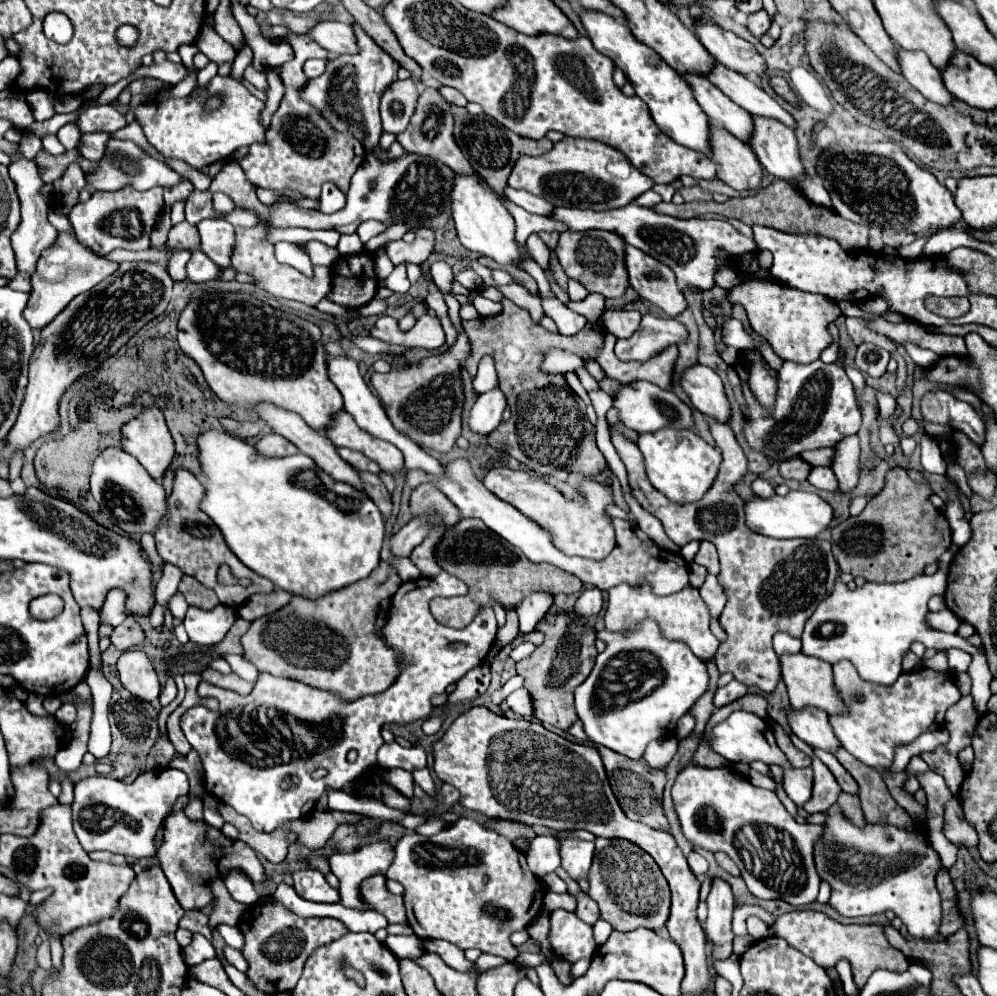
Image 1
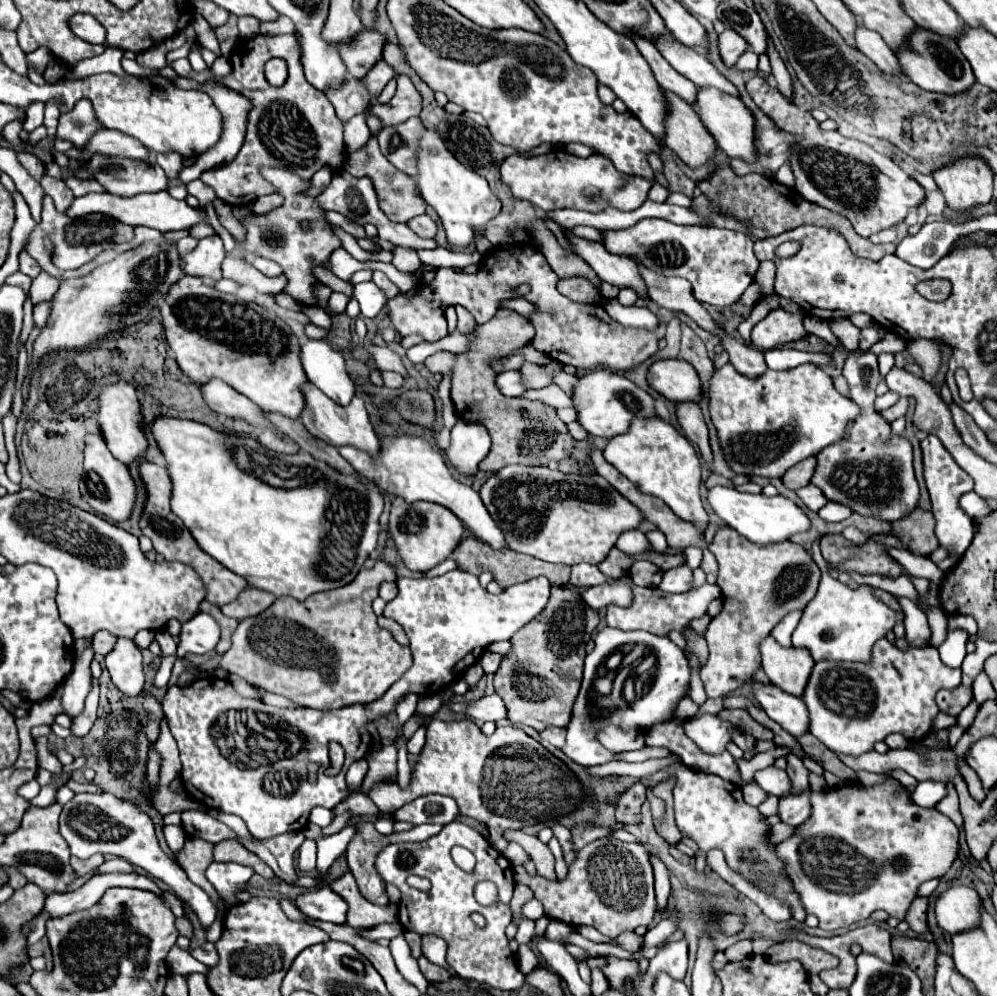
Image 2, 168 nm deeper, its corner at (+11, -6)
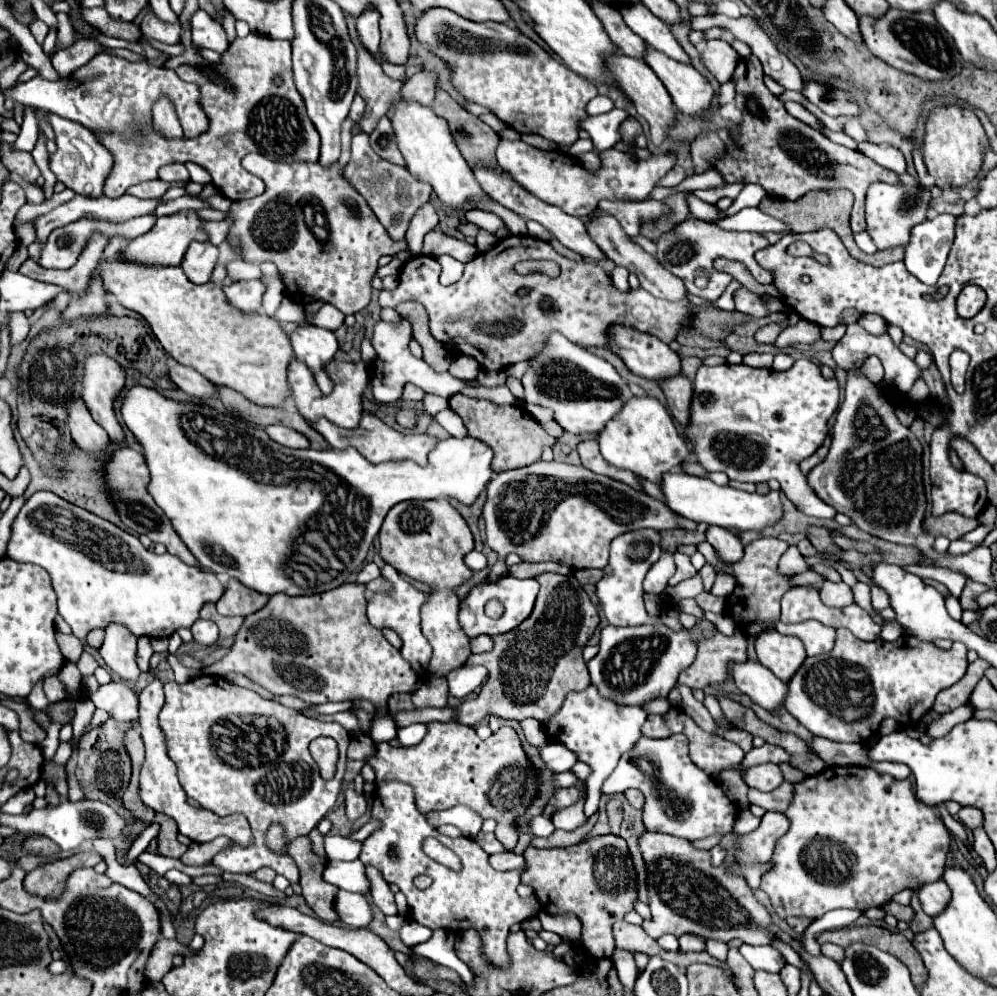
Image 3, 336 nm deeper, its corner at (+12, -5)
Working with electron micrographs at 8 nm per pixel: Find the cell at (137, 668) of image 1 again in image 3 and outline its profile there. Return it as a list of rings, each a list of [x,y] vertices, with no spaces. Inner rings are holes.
[[[114,623],[108,625],[100,655],[118,677],[126,681],[138,681],[140,669],[136,665],[136,637],[128,629]]]

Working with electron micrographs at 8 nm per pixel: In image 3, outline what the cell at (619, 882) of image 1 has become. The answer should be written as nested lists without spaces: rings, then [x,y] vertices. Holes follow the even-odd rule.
[[[598,835],[560,849],[536,849],[526,853],[522,883],[534,889],[542,911],[550,915],[572,913],[582,921],[582,951],[592,959],[610,959],[614,953],[612,925],[622,921],[638,901],[636,869],[622,837]]]

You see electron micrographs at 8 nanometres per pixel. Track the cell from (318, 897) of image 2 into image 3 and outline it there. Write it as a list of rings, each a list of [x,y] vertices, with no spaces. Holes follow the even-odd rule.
[[[338,891],[334,909],[338,913],[338,919],[344,925],[350,927],[366,927],[372,919],[372,911],[364,895],[360,893],[348,893],[348,891]]]

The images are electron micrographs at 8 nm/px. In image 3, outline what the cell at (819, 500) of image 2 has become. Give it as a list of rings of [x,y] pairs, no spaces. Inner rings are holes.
[[[798,359],[788,371],[774,369],[754,369],[748,365],[718,365],[698,369],[694,381],[694,397],[692,397],[692,423],[688,435],[694,437],[694,455],[702,467],[708,471],[722,471],[730,479],[736,481],[770,481],[778,479],[786,497],[806,515],[832,519],[836,511],[828,507],[812,489],[808,489],[808,481],[798,469],[800,461],[810,457],[828,435],[828,419],[838,409],[838,381],[824,379],[820,367],[810,359]]]

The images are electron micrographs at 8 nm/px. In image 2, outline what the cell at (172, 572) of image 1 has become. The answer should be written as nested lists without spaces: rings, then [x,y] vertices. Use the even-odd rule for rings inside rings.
[[[159,630],[159,632],[155,634],[155,640],[159,642],[159,646],[161,646],[161,650],[163,650],[163,656],[175,654],[175,650],[177,650],[177,644],[175,644],[173,636],[171,636],[167,630]]]

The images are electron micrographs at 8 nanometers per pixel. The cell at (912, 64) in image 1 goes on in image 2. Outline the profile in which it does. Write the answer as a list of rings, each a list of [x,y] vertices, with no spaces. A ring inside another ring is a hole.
[[[857,26],[855,30],[855,44],[857,50],[861,50],[869,60],[873,60],[885,74],[897,74],[903,76],[897,70],[897,58],[893,58],[893,50],[885,44],[885,40],[865,26]]]

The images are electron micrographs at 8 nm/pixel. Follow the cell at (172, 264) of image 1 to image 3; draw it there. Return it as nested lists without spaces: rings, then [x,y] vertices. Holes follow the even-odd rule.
[[[204,221],[202,223],[202,229],[208,235],[208,241],[214,245],[220,245],[224,241],[228,227],[230,227],[230,221],[228,223],[224,223],[224,221]]]

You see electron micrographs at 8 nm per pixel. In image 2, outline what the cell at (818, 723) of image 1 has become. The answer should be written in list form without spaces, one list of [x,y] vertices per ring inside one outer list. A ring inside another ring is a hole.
[[[753,680],[751,690],[759,706],[767,712],[771,720],[775,720],[783,730],[787,730],[791,736],[799,736],[803,732],[809,732],[809,718],[805,704],[801,698],[779,690],[773,684],[763,684]]]

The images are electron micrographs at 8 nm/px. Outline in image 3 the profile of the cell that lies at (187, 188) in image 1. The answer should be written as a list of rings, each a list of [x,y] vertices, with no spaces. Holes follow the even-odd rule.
[[[164,99],[154,105],[154,127],[168,141],[182,137],[182,127],[180,127],[180,123],[176,119],[174,107]]]

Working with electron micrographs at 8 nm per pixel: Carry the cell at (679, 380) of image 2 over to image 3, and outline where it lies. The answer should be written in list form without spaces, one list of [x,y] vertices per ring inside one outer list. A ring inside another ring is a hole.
[[[612,327],[610,335],[610,351],[620,355],[634,375],[656,383],[680,375],[680,355],[660,339],[630,327]]]

